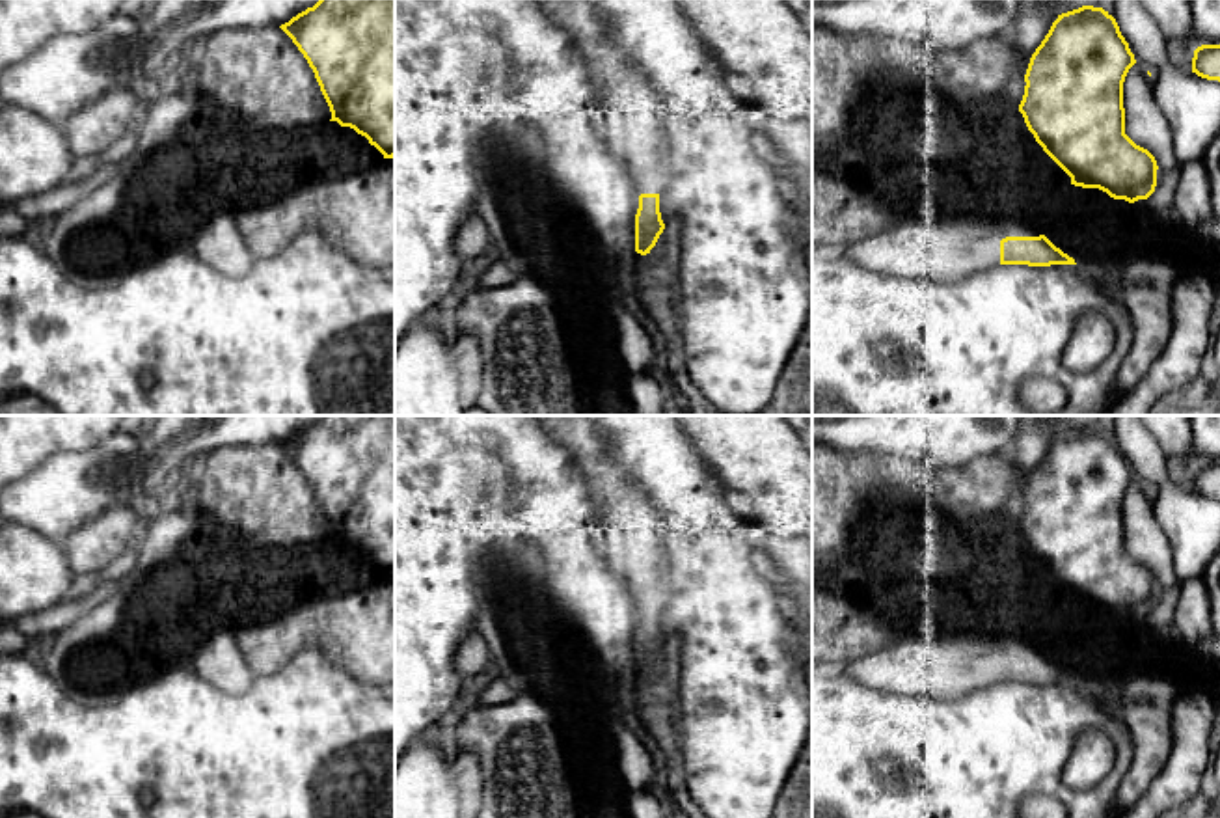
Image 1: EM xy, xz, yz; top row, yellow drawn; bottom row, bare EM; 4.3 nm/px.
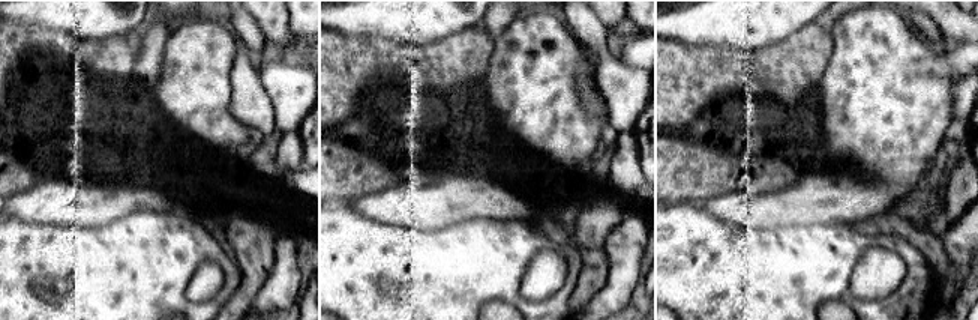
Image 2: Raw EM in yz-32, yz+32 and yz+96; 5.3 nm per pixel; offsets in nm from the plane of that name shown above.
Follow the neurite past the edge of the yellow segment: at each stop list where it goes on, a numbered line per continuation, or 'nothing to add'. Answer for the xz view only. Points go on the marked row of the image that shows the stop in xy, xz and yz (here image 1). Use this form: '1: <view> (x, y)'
1: xz (628, 112)

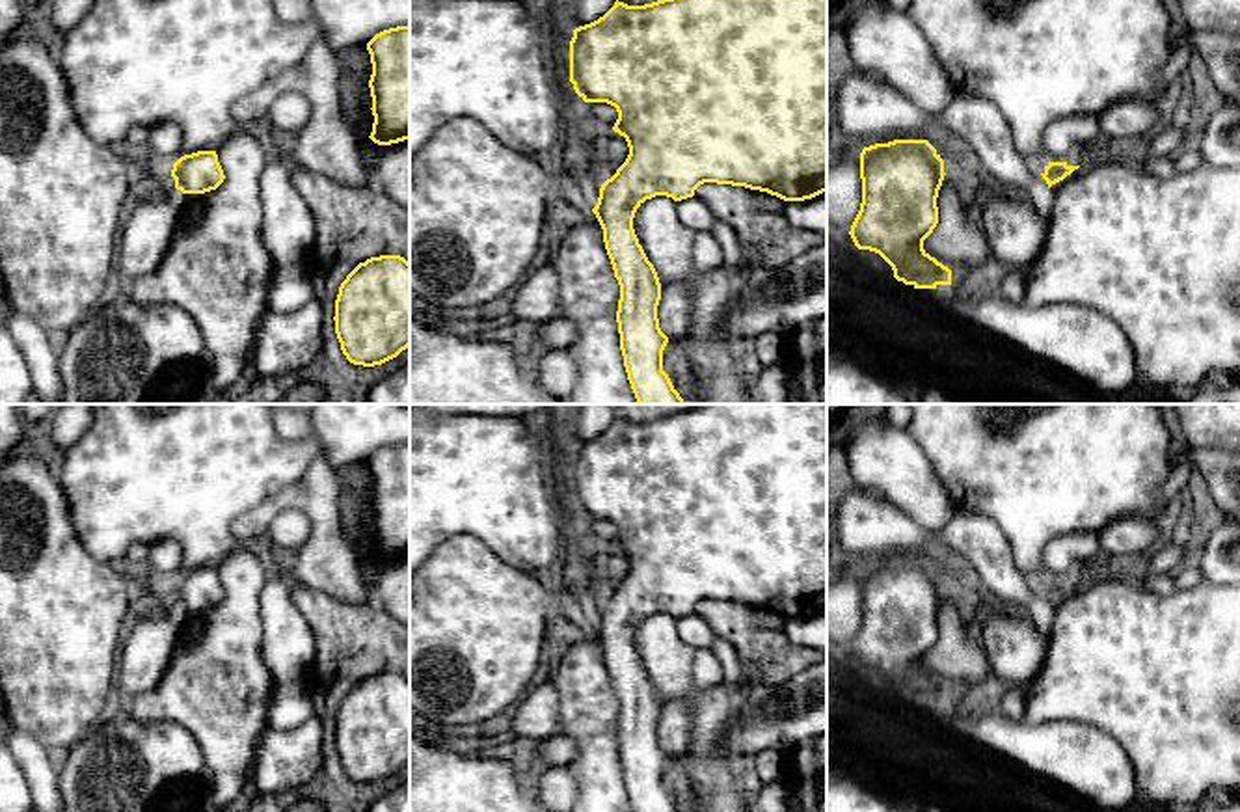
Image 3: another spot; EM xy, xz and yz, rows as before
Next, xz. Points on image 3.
nothing to add

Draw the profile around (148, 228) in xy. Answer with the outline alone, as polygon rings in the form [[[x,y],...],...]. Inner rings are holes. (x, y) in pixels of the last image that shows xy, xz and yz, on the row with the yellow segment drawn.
[[[173,188],[173,192],[158,203],[128,205],[117,242],[115,291],[123,291],[134,279],[160,266],[182,203],[184,194]]]

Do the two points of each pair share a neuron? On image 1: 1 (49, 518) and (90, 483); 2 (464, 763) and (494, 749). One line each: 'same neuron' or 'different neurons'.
1: same neuron
2: different neurons

